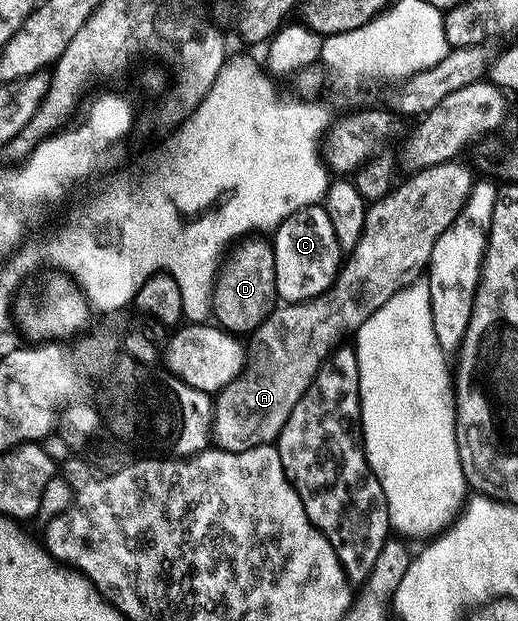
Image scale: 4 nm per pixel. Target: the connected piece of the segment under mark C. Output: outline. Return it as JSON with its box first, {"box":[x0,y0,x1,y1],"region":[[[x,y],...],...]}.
{"box":[271,205,342,303],"region":[[[323,205],[307,206],[294,212],[286,221],[277,226],[271,239],[274,254],[274,272],[276,273],[276,293],[285,303],[303,302],[317,298],[333,282],[342,265],[342,251],[334,224],[326,216]]]}

